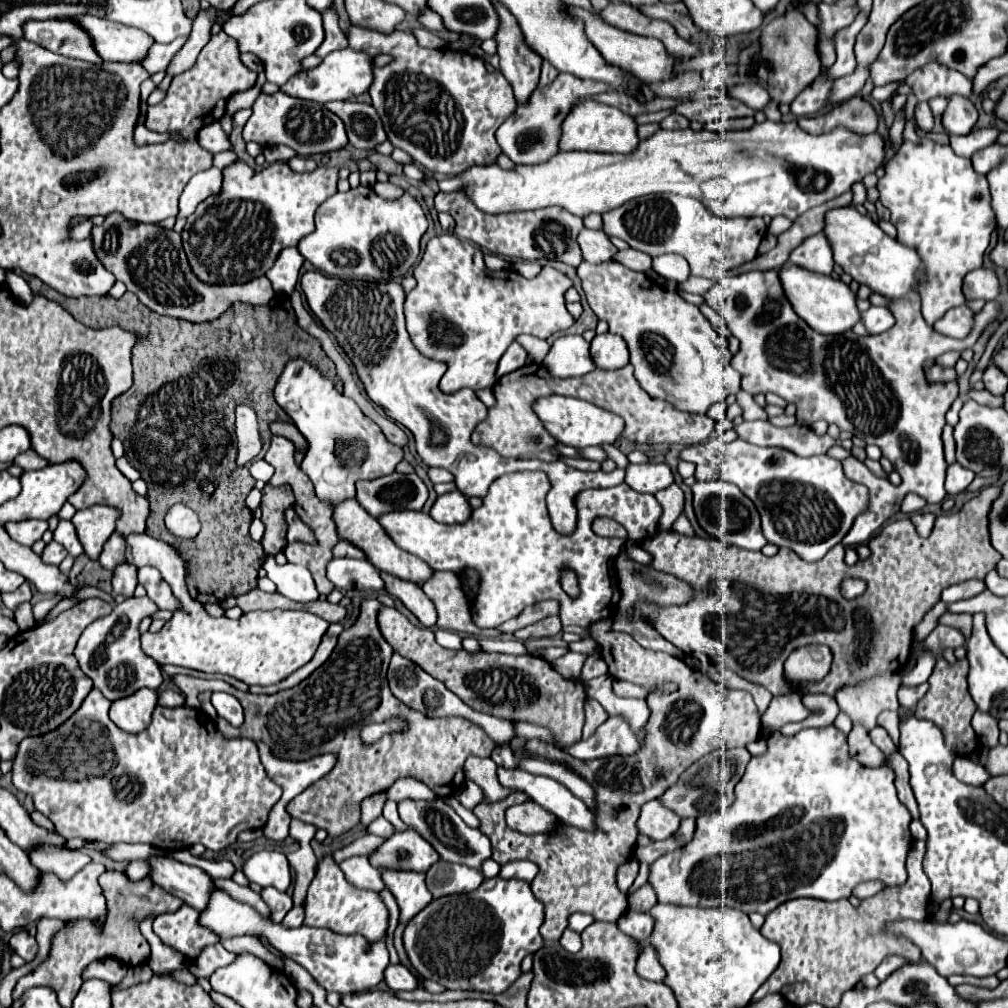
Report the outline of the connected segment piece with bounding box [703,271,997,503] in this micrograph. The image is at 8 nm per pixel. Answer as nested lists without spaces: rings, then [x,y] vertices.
[[[749,271],[737,277],[727,277],[713,285],[705,295],[705,303],[713,307],[719,317],[725,321],[729,331],[741,341],[741,349],[733,355],[731,365],[741,375],[741,389],[755,393],[775,393],[787,403],[797,405],[797,419],[805,425],[813,425],[819,419],[827,423],[835,423],[841,431],[851,431],[855,437],[865,443],[877,445],[883,451],[895,471],[901,475],[903,485],[909,493],[917,493],[927,503],[941,503],[947,495],[945,491],[945,471],[947,463],[943,457],[943,441],[941,433],[945,427],[945,413],[951,403],[957,399],[959,387],[957,381],[947,383],[929,383],[925,379],[923,363],[935,361],[945,351],[962,353],[971,349],[979,339],[981,331],[997,317],[997,303],[985,303],[985,307],[975,313],[971,333],[963,339],[947,337],[937,333],[931,325],[925,323],[921,315],[921,299],[917,291],[909,291],[901,299],[893,299],[887,309],[895,315],[893,329],[881,335],[859,337],[853,331],[837,333],[837,335],[821,335],[813,331],[797,313],[791,309],[783,289],[779,285],[777,271]]]

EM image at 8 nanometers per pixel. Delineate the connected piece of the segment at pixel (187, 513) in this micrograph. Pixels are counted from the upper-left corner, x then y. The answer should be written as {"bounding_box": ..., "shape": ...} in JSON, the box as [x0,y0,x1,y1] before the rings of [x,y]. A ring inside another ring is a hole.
{"bounding_box":[165,505,201,539],"shape":[[[173,505],[169,513],[165,515],[165,525],[169,533],[173,533],[175,537],[183,537],[183,539],[197,537],[201,529],[197,515],[187,505]]]}

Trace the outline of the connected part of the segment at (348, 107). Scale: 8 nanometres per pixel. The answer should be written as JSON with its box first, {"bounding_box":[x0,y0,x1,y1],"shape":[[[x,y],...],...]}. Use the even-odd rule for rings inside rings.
{"bounding_box":[325,101,387,149],"shape":[[[329,101],[325,103],[325,107],[343,119],[351,145],[359,149],[375,149],[377,143],[383,143],[387,139],[381,119],[375,113],[373,105],[351,101]]]}

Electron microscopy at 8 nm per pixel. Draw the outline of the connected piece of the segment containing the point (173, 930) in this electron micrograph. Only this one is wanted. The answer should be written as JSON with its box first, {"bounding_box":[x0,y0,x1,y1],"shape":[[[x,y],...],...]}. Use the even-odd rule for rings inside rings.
{"bounding_box":[155,905,217,961],"shape":[[[183,905],[177,913],[165,913],[155,919],[155,933],[167,945],[181,949],[191,961],[201,953],[203,947],[217,943],[217,937],[209,929],[197,925],[197,911],[189,905]]]}

